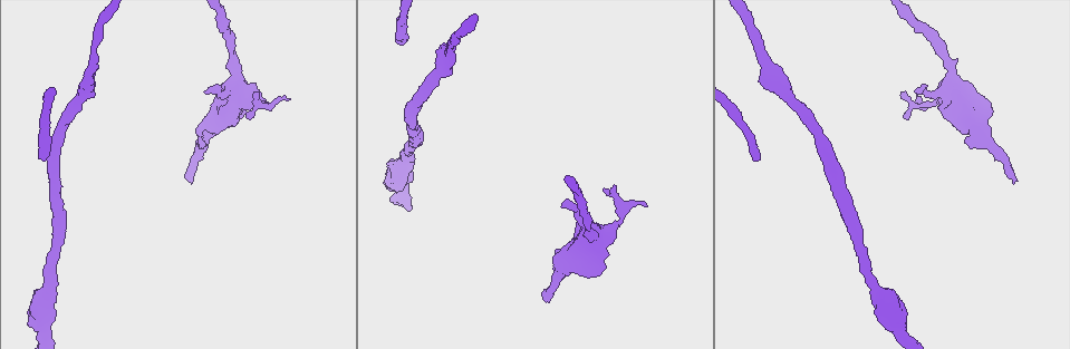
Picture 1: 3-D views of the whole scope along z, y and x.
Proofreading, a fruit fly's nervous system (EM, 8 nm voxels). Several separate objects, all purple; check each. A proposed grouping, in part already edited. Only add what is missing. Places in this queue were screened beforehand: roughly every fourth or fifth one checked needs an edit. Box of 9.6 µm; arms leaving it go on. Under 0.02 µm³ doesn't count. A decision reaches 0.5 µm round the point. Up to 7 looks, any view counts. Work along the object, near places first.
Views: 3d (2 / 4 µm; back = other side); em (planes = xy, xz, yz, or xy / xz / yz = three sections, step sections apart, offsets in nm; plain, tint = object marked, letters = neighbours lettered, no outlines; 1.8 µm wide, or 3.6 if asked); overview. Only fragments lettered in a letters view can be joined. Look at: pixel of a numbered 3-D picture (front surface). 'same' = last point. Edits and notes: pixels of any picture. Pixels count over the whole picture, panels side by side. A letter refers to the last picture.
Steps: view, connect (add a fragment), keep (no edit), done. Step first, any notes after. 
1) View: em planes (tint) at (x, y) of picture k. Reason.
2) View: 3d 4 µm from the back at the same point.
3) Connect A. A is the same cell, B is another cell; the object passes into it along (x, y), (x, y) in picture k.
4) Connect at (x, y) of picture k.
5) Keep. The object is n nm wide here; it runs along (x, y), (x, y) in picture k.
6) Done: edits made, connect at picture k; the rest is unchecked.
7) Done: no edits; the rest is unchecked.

View: em yz step 4 (tint) at (1012, 183) of picture 1. Branch stops here.

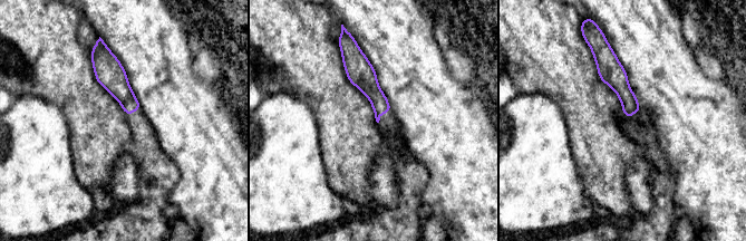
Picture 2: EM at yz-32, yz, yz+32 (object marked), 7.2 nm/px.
View: em xz step 16 (letters) at the same point.

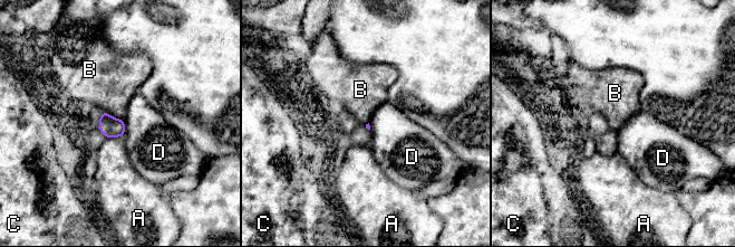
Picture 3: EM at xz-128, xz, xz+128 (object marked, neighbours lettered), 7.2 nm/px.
Keep. The longest contact is with B, 160 nm; A, B, C and D are other cells; none of them fits.

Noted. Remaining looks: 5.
View: em yz step 16 (tint) at (567, 198) of picture 1. Free end.

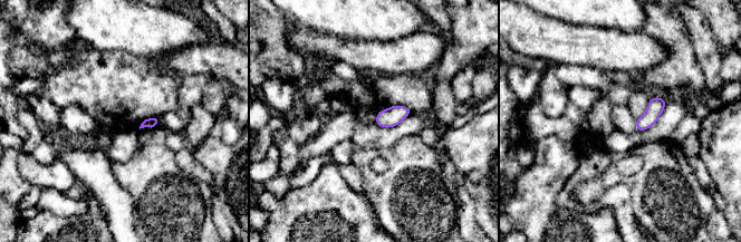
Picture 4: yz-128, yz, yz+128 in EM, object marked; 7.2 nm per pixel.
View: em planes (letters) at the same point.

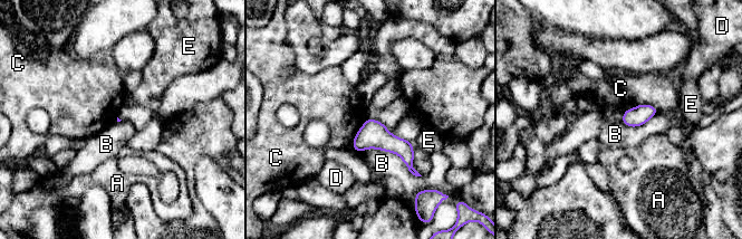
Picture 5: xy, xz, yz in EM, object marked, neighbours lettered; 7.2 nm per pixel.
Keep. A, B, C, D and E are other cells; a border runs along (359, 152), (393, 152), (421, 177) in picture 5; no lettered fragment goes on from it.

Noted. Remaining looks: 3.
View: em planes (tint) at (404, 40) of picture 1. Free end.

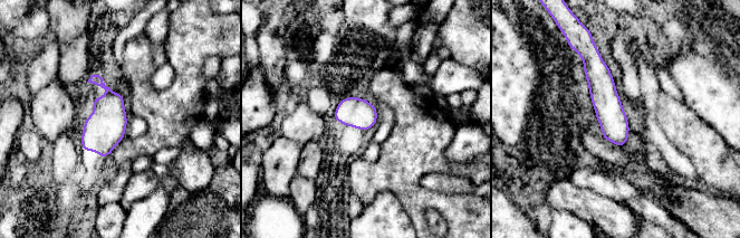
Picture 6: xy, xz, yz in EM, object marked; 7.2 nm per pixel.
View: em planes (letters) at the same point. What lies round it.

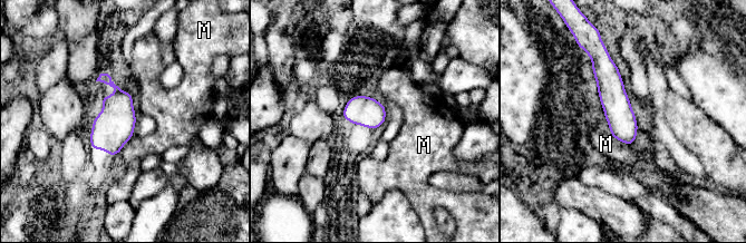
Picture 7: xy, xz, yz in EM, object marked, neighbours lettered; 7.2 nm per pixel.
Keep. M is another cell; it runs along (601, 56), (612, 97), (630, 142) in picture 7; no lettered fragment goes on from it.

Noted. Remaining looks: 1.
Done: no edits; the rest is unchecked.

